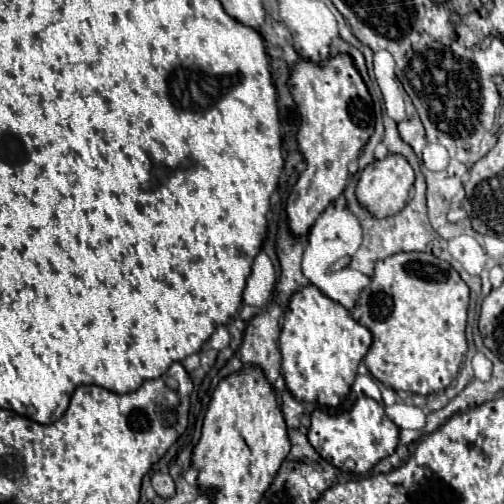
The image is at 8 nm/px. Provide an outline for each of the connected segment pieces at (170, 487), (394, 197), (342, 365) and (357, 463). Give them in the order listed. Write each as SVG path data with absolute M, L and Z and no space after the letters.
M156 472L152 476L152 488L156 490L156 494L160 498L170 498L174 496L174 480L170 478L170 474L164 474L164 472Z
M388 154L386 158L374 160L362 170L358 186L356 186L356 198L374 216L386 218L386 216L394 216L394 212L400 212L404 208L412 184L414 184L414 170L406 162L406 158L400 154Z
M312 284L296 292L290 298L288 308L278 340L286 388L296 400L338 408L340 400L348 396L358 364L372 344L370 330L352 320L346 308L334 304L328 296L322 296Z
M358 398L352 410L344 412L324 412L314 410L310 416L310 430L308 440L314 450L324 458L330 460L340 470L354 472L354 474L368 474L382 458L392 456L398 446L398 426L386 416L384 406L372 398Z

